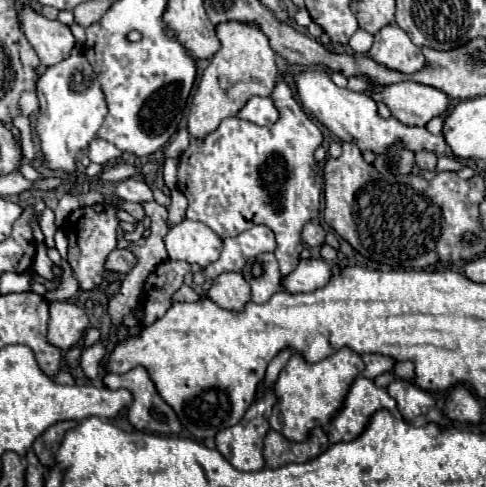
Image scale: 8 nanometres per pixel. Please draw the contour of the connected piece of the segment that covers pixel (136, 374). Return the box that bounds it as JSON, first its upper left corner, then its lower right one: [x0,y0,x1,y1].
[105,366,181,434]

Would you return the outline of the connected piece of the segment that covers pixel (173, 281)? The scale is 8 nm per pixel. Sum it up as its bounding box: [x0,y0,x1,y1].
[141,262,189,324]

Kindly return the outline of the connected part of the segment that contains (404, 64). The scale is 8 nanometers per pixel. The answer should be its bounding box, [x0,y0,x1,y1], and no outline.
[367,24,425,74]

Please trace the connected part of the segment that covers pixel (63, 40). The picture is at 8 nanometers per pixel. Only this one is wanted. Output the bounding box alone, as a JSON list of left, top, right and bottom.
[19,4,75,64]

